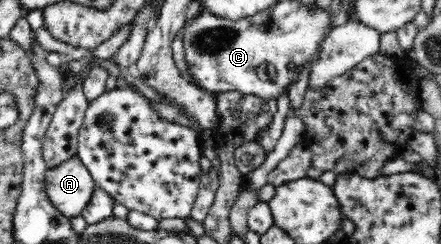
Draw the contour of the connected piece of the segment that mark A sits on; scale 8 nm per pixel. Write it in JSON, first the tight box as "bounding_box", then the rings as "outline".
{"bounding_box":[46,155,95,218],"outline":[[[77,155],[46,171],[47,200],[65,218],[81,215],[95,188],[94,179]]]}

